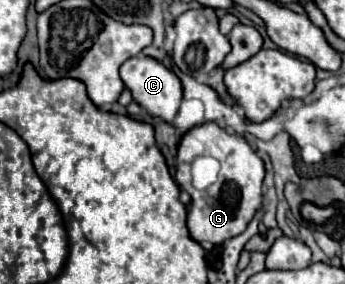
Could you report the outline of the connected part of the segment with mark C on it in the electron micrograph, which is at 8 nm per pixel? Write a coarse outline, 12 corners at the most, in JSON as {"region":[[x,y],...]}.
{"region":[[137,54],[121,66],[133,100],[173,122],[183,84],[171,68]]}

